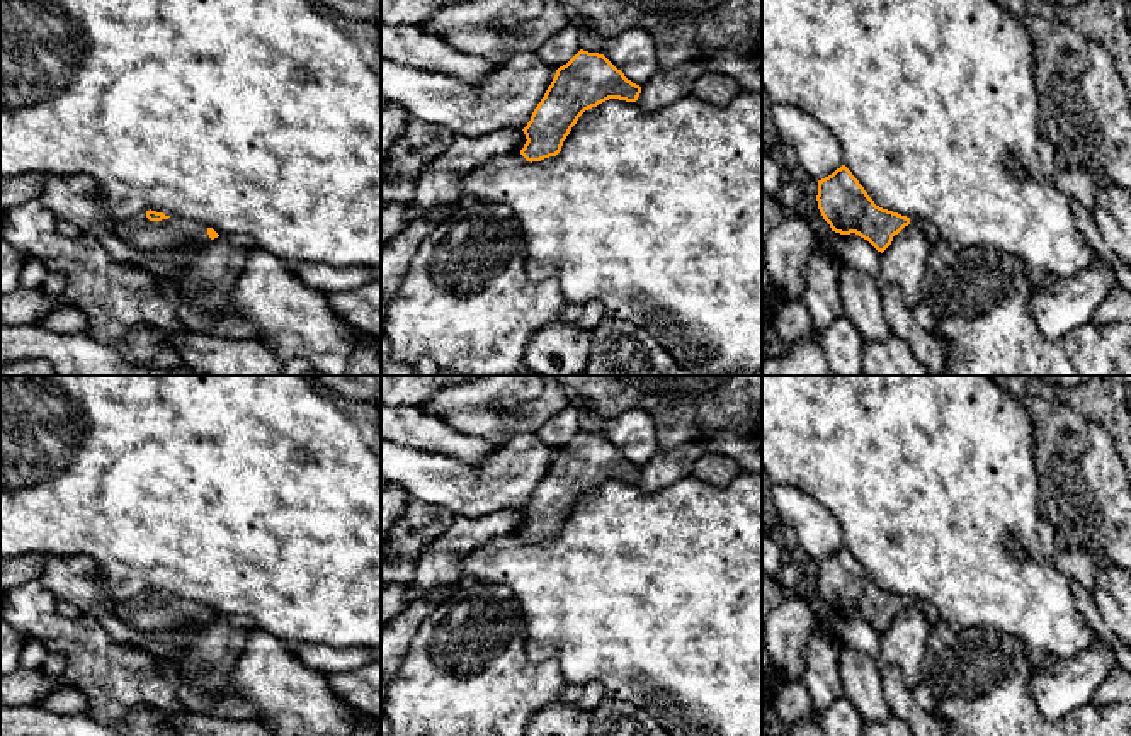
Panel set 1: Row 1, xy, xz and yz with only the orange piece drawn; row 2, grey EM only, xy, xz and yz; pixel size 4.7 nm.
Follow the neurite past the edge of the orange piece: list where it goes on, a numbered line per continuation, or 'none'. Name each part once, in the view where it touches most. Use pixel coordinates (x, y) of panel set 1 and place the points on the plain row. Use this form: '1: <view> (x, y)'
1: xy (140, 612)

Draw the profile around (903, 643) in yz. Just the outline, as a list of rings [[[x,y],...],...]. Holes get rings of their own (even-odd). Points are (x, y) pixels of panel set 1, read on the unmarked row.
[[[913,605],[895,615],[891,626],[881,634],[881,649],[876,658],[881,671],[898,668],[905,683],[915,688],[922,682],[929,629],[927,619]]]

